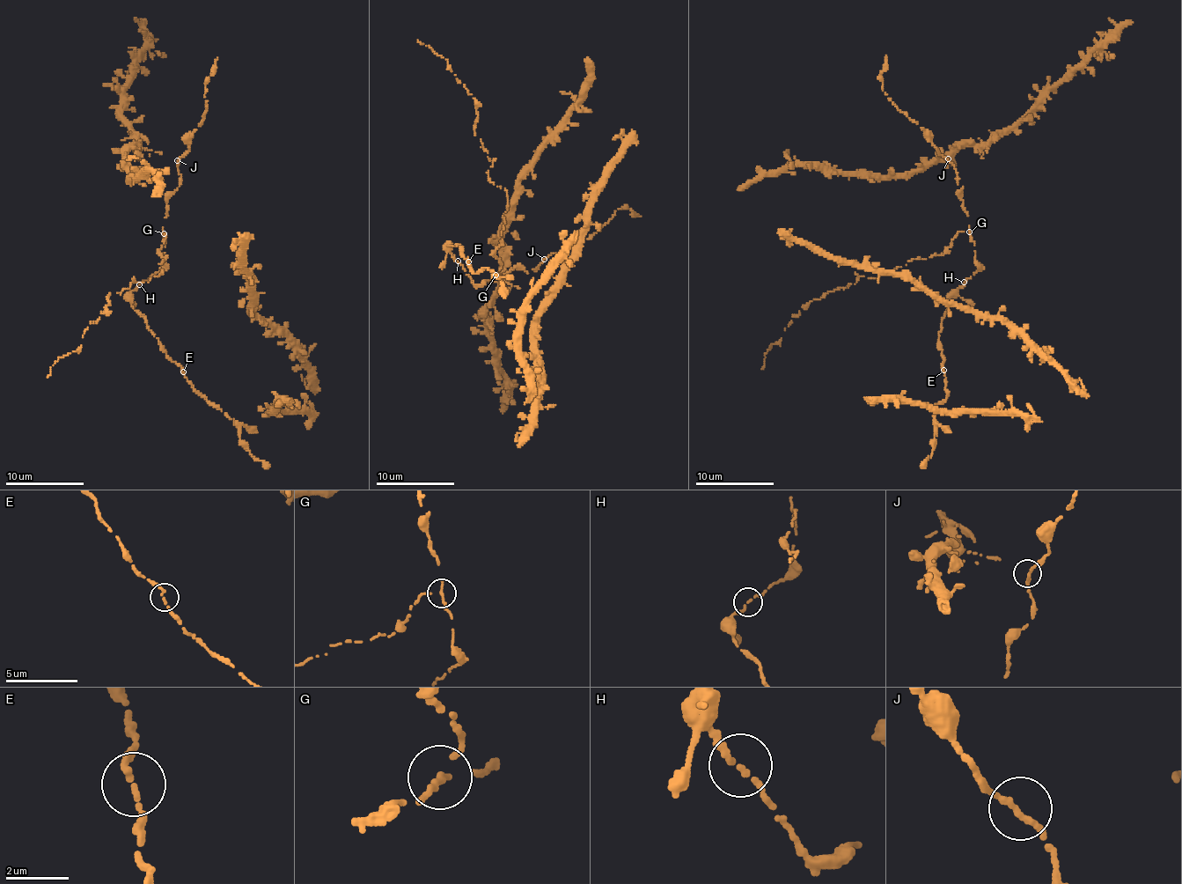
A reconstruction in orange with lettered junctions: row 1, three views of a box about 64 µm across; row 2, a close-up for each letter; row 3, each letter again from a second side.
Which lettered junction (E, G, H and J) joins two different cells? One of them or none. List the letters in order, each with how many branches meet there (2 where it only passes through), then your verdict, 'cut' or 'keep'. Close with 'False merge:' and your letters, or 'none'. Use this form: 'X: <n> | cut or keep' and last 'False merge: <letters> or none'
E: 2 | keep
G: 2 | cut
H: 2 | keep
J: 2 | keep
False merge: G

